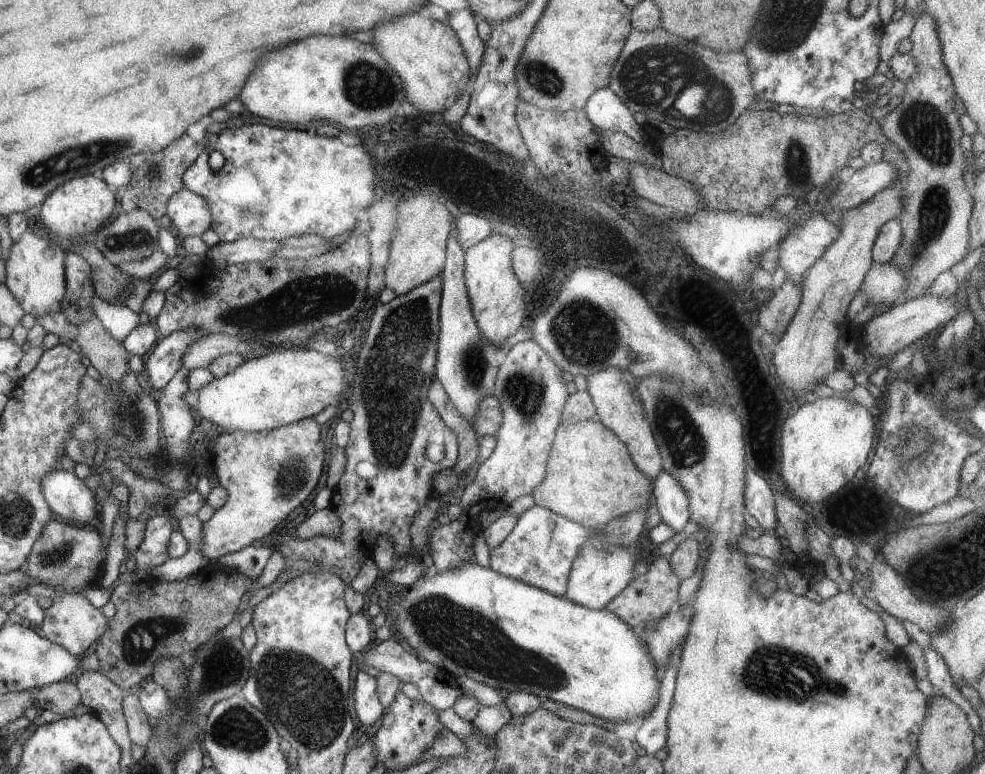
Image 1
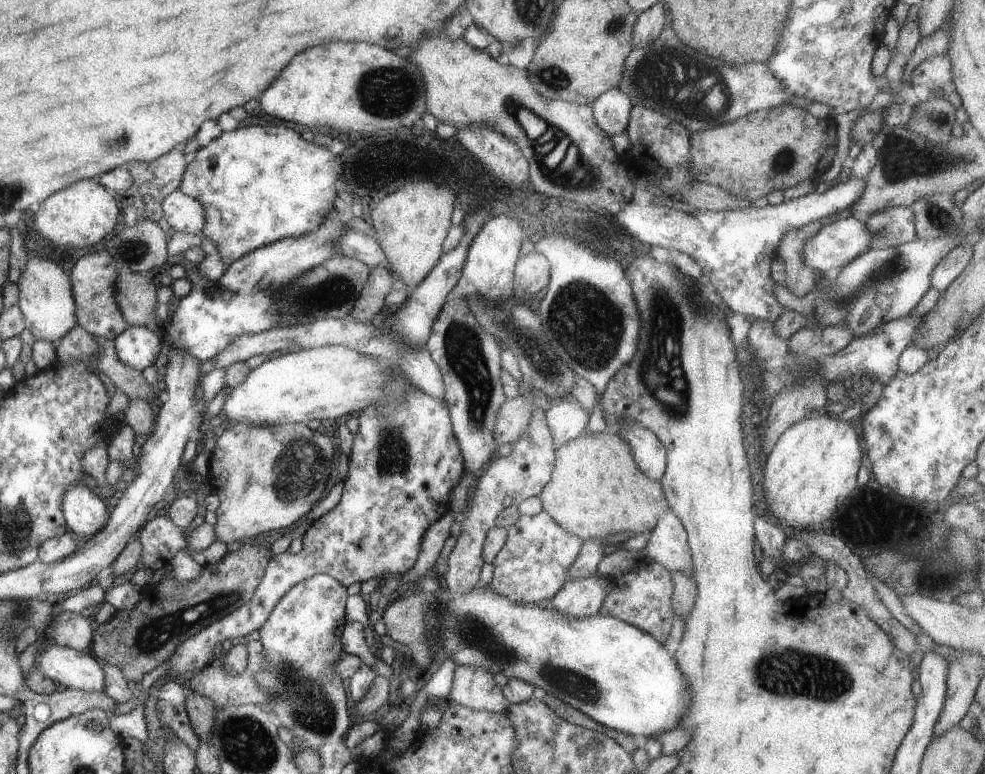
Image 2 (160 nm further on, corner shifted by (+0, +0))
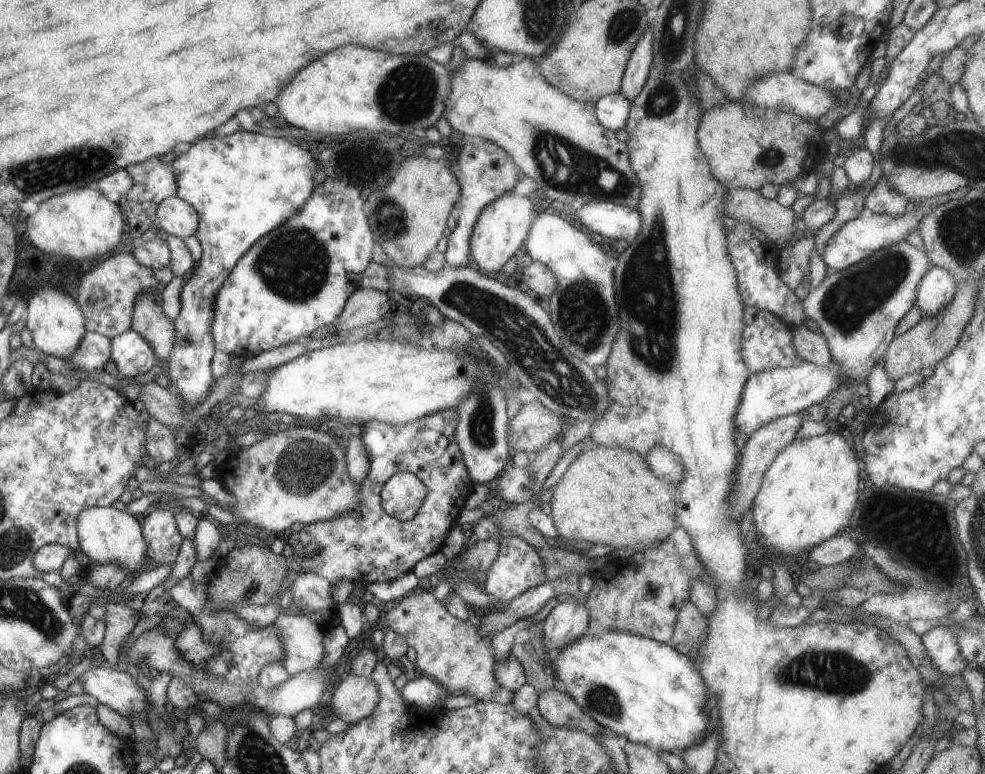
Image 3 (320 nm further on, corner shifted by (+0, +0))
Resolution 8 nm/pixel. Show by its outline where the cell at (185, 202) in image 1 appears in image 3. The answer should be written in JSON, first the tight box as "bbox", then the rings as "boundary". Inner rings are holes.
{"bbox":[157,194,199,240],"boundary":[[[177,194],[159,204],[157,218],[164,232],[185,240],[199,228],[199,213]]]}

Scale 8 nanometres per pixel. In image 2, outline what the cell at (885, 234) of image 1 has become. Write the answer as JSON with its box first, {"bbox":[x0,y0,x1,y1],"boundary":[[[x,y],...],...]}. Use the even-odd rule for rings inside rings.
{"bbox":[866,207,918,248],"boundary":[[[890,207],[870,215],[866,220],[875,238],[868,248],[898,246],[918,238],[915,231],[915,212],[912,207]]]}

